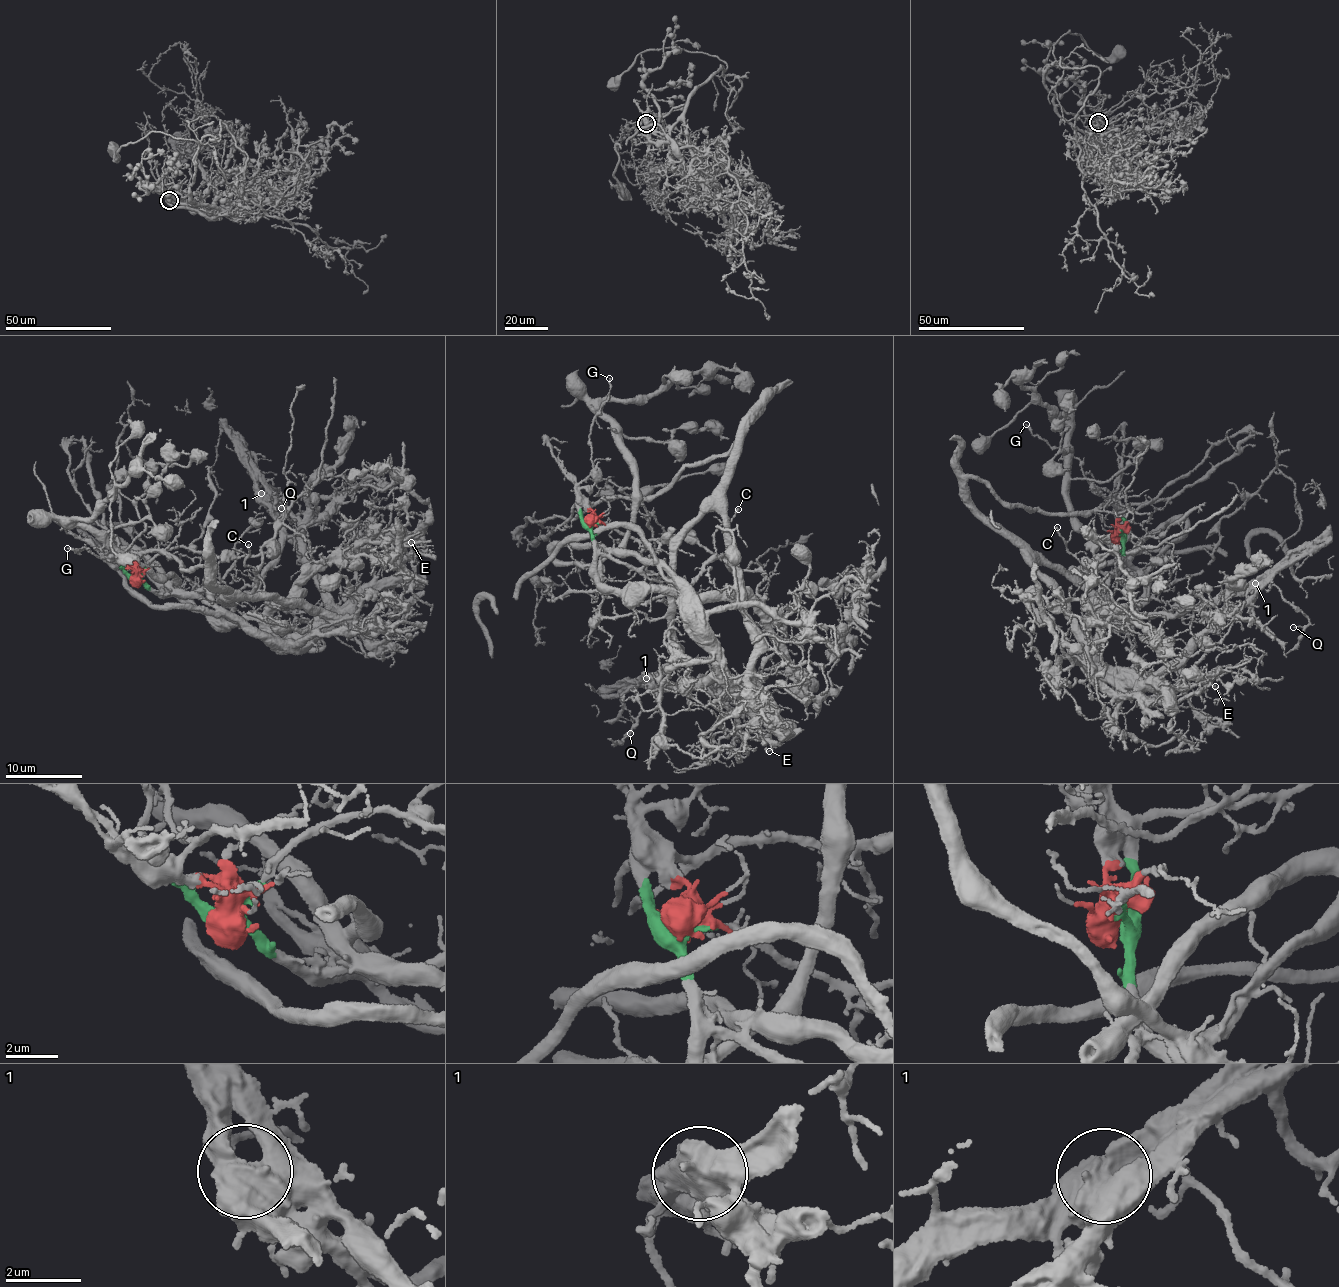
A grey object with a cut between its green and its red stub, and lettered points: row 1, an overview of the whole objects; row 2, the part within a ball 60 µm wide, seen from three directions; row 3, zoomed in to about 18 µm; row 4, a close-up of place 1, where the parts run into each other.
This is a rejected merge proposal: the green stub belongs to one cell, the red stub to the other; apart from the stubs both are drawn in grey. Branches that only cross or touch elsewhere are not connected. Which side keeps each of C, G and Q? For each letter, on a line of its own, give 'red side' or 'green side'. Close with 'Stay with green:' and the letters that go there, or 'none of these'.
C: red side
G: red side
Q: red side
Stay with green: none of these

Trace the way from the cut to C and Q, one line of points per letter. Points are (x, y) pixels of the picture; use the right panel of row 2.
C: (1120, 537), (1110, 505), (1046, 514), (966, 482), (975, 511), (1111, 604), (1056, 527)
Q: (1120, 537), (1110, 505), (968, 481), (1128, 611), (1266, 579), (1293, 626)

